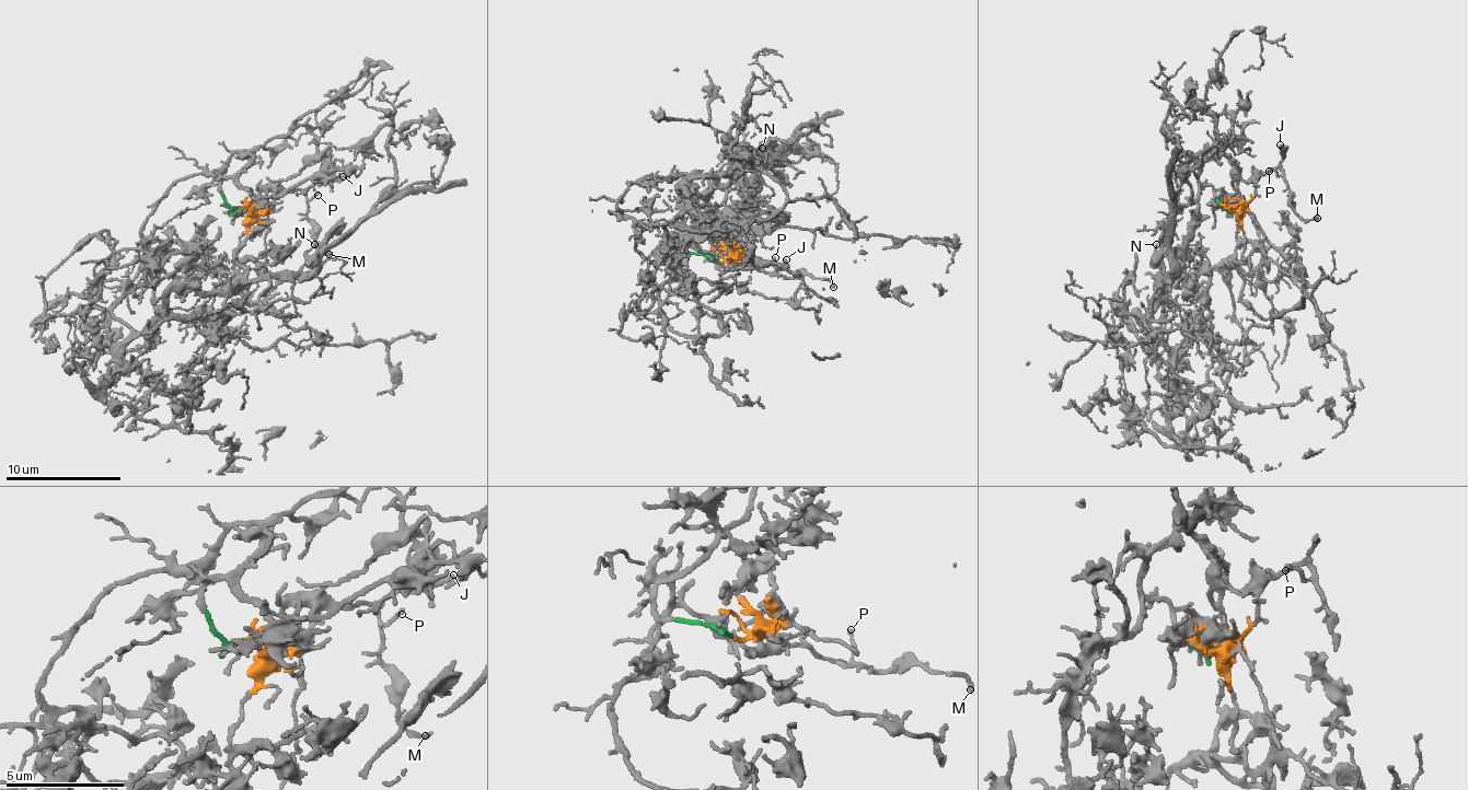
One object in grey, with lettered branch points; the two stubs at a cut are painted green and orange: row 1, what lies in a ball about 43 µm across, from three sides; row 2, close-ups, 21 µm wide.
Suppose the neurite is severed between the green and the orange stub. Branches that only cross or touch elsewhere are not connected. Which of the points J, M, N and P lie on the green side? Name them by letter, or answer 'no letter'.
N

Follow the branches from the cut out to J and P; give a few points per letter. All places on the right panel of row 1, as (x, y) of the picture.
J: (1238, 204), (1248, 202), (1257, 179), (1284, 158), (1281, 143)
P: (1238, 204), (1248, 202), (1260, 175), (1276, 169), (1282, 174), (1268, 172)

